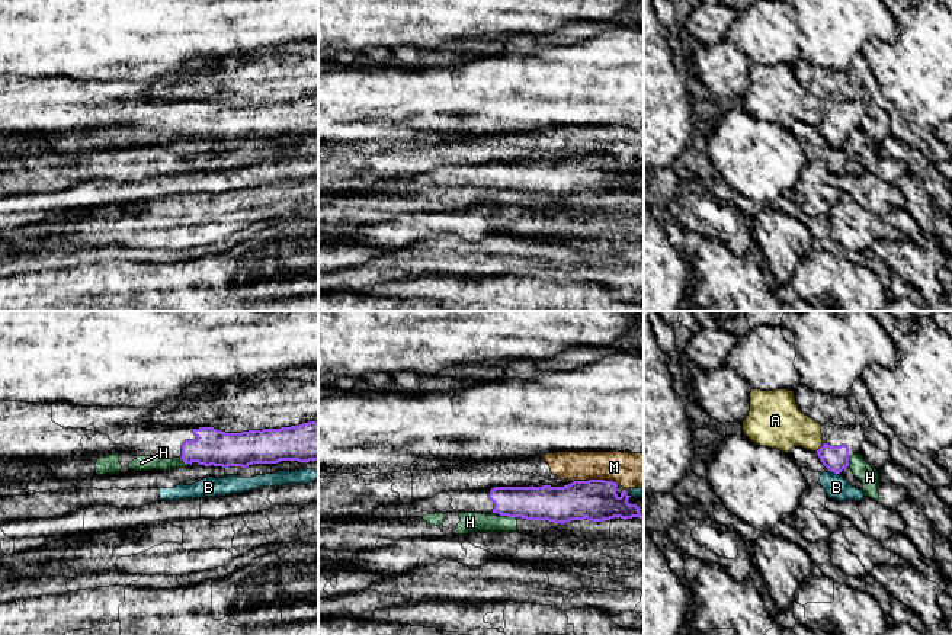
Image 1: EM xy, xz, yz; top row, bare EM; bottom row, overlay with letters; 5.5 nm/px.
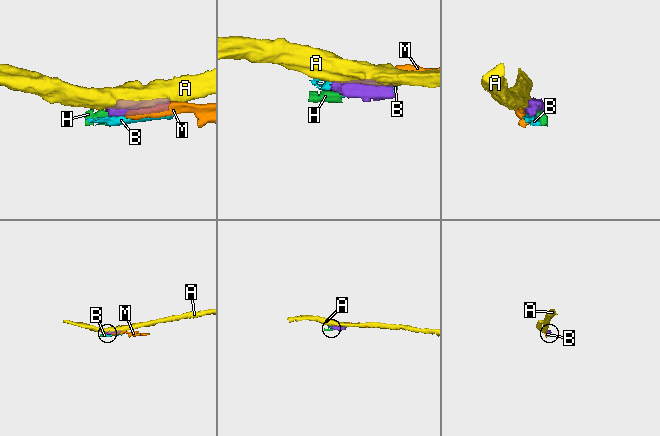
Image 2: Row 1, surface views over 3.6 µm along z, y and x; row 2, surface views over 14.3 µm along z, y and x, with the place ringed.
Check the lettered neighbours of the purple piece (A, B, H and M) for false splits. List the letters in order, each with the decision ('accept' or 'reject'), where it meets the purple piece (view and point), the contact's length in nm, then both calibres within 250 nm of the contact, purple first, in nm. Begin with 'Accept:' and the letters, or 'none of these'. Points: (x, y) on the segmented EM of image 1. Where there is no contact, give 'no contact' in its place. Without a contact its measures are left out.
Accept: none of these
A: reject | yz (820, 448) | 60 nm | 140/260 nm
B: reject | yz (834, 472) | 70 nm | 140/130 nm
H: reject | xz (507, 516) | 100 nm | 190/110 nm
M: reject | xz (596, 480) | 260 nm | 240/190 nm

